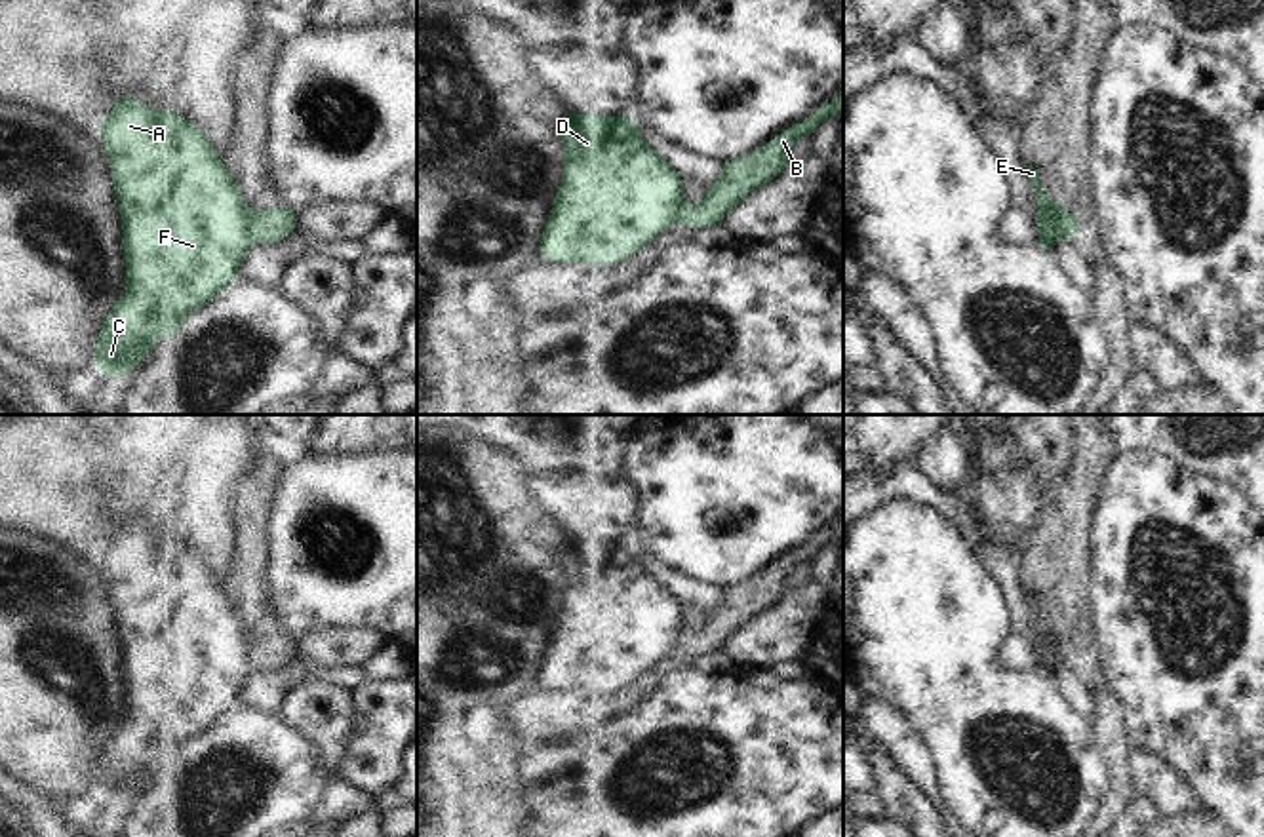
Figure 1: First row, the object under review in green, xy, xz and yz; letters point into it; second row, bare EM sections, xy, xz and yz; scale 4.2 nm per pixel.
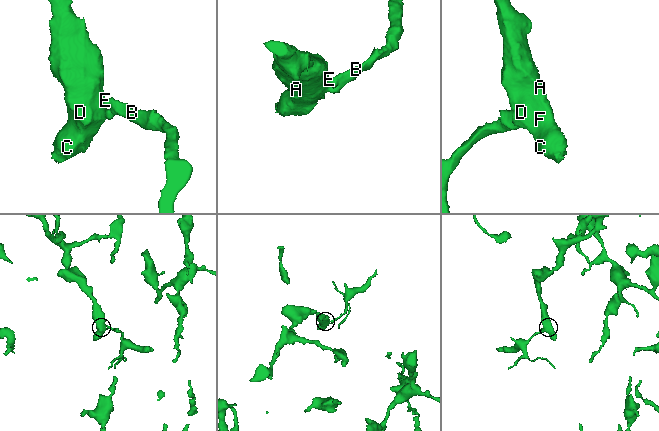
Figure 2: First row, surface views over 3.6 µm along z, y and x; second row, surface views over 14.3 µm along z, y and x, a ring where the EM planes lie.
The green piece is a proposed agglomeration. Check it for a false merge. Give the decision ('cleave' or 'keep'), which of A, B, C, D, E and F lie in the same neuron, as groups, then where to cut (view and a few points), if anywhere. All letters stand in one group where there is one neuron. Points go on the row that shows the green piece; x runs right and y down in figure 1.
cleave; groups A C D E F / B; cut xy (254, 214), (259, 225), (254, 236), (256, 242)

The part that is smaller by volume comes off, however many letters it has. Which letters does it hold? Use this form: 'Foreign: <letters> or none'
Foreign: B

